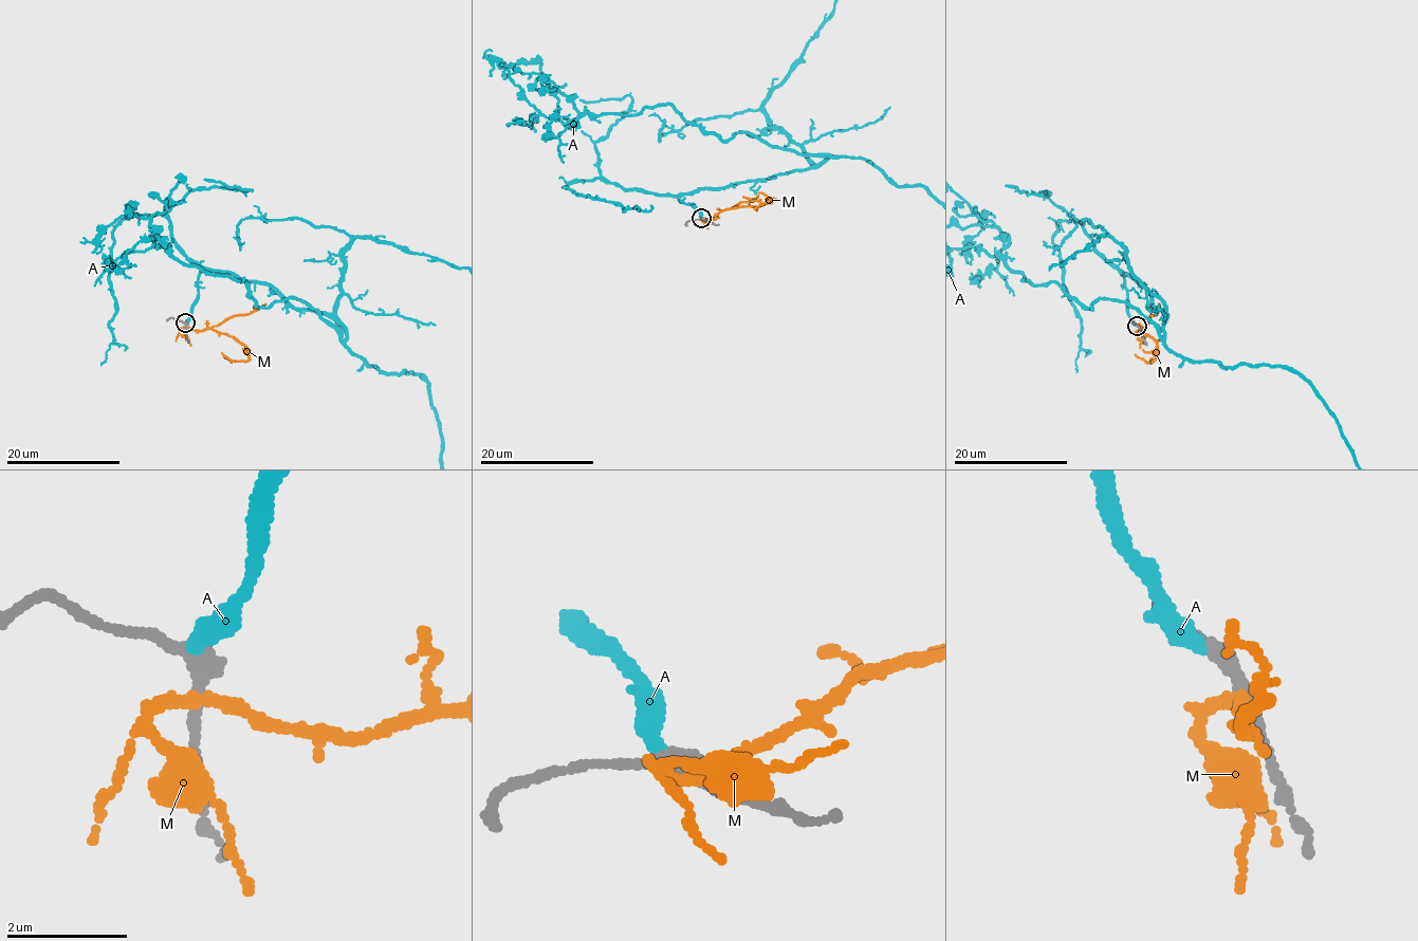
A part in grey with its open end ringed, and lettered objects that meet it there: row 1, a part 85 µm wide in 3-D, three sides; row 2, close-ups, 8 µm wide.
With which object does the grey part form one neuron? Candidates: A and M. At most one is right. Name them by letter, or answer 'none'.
A

